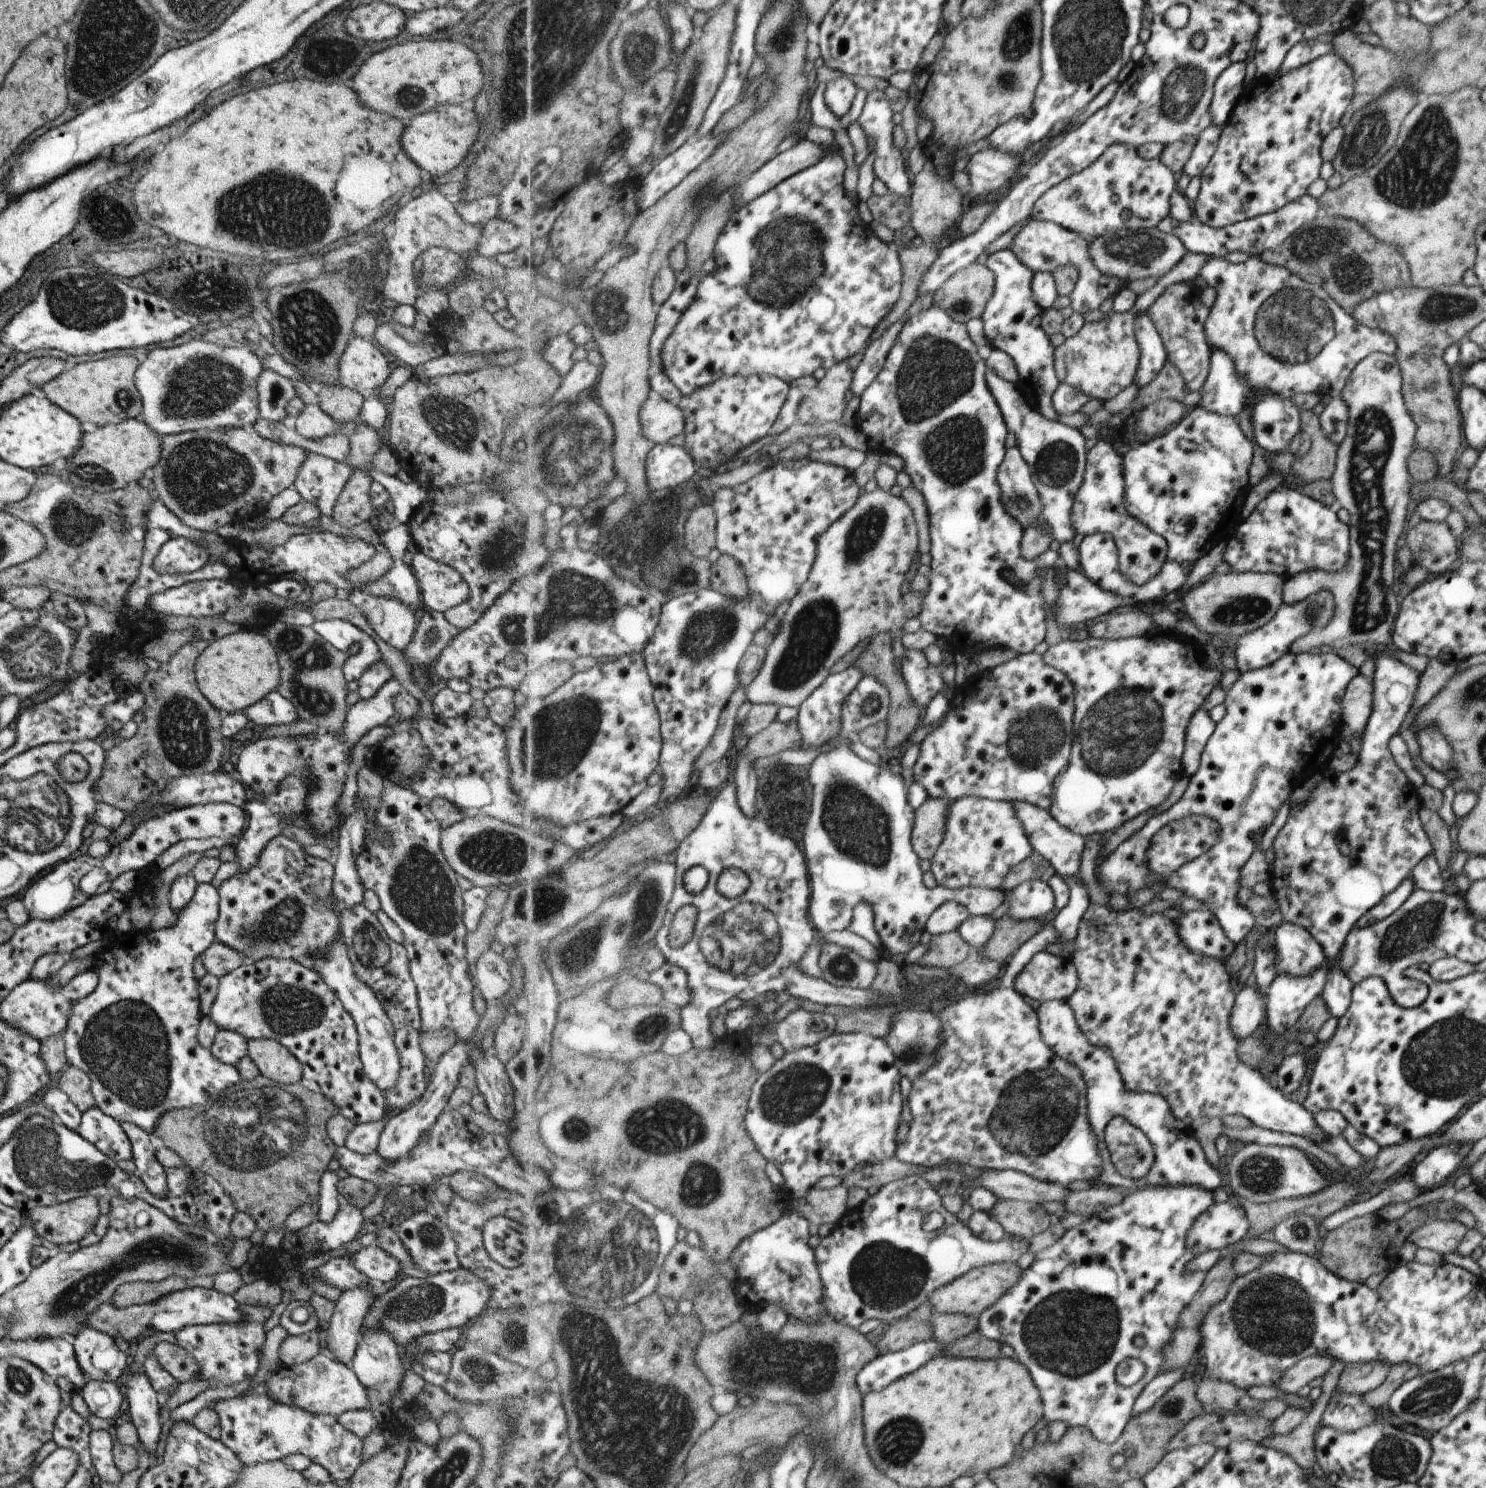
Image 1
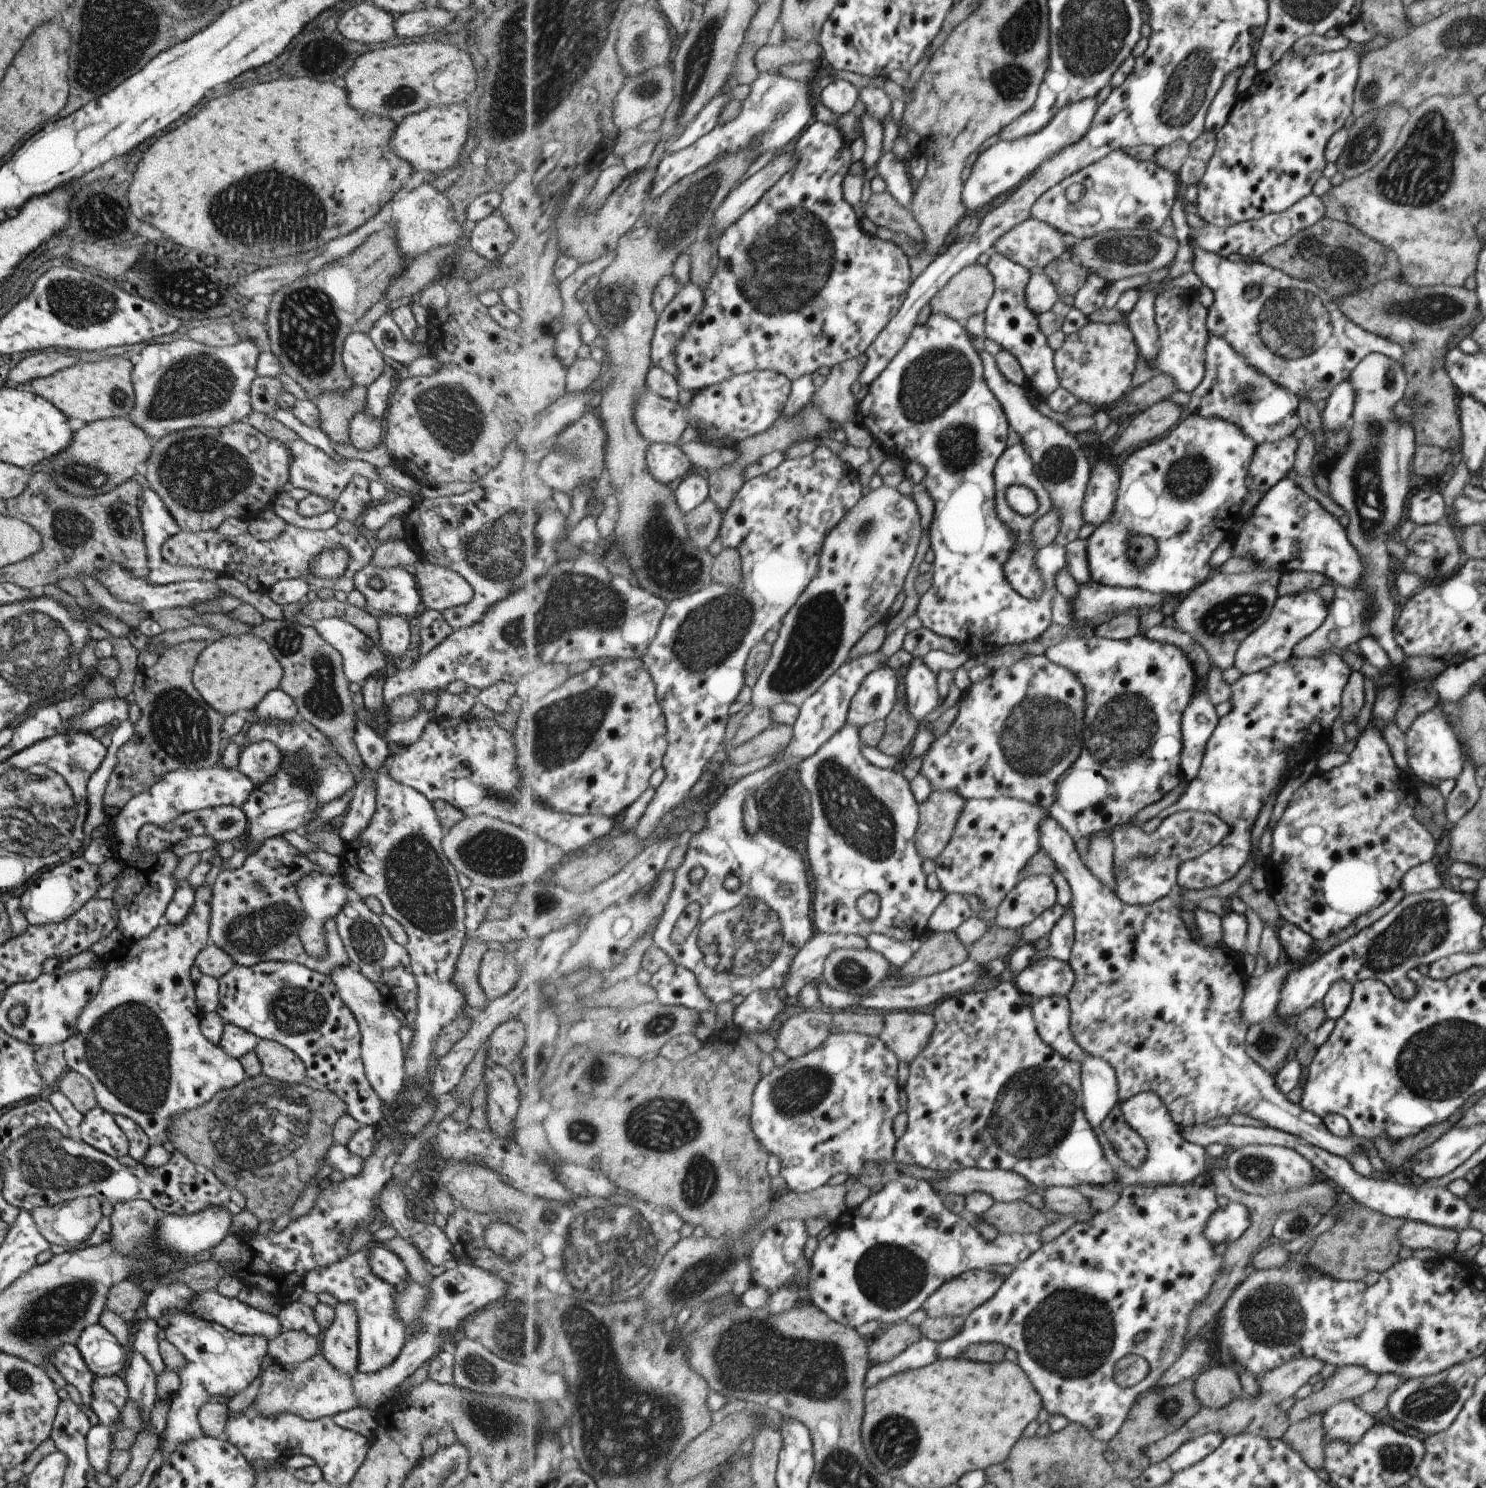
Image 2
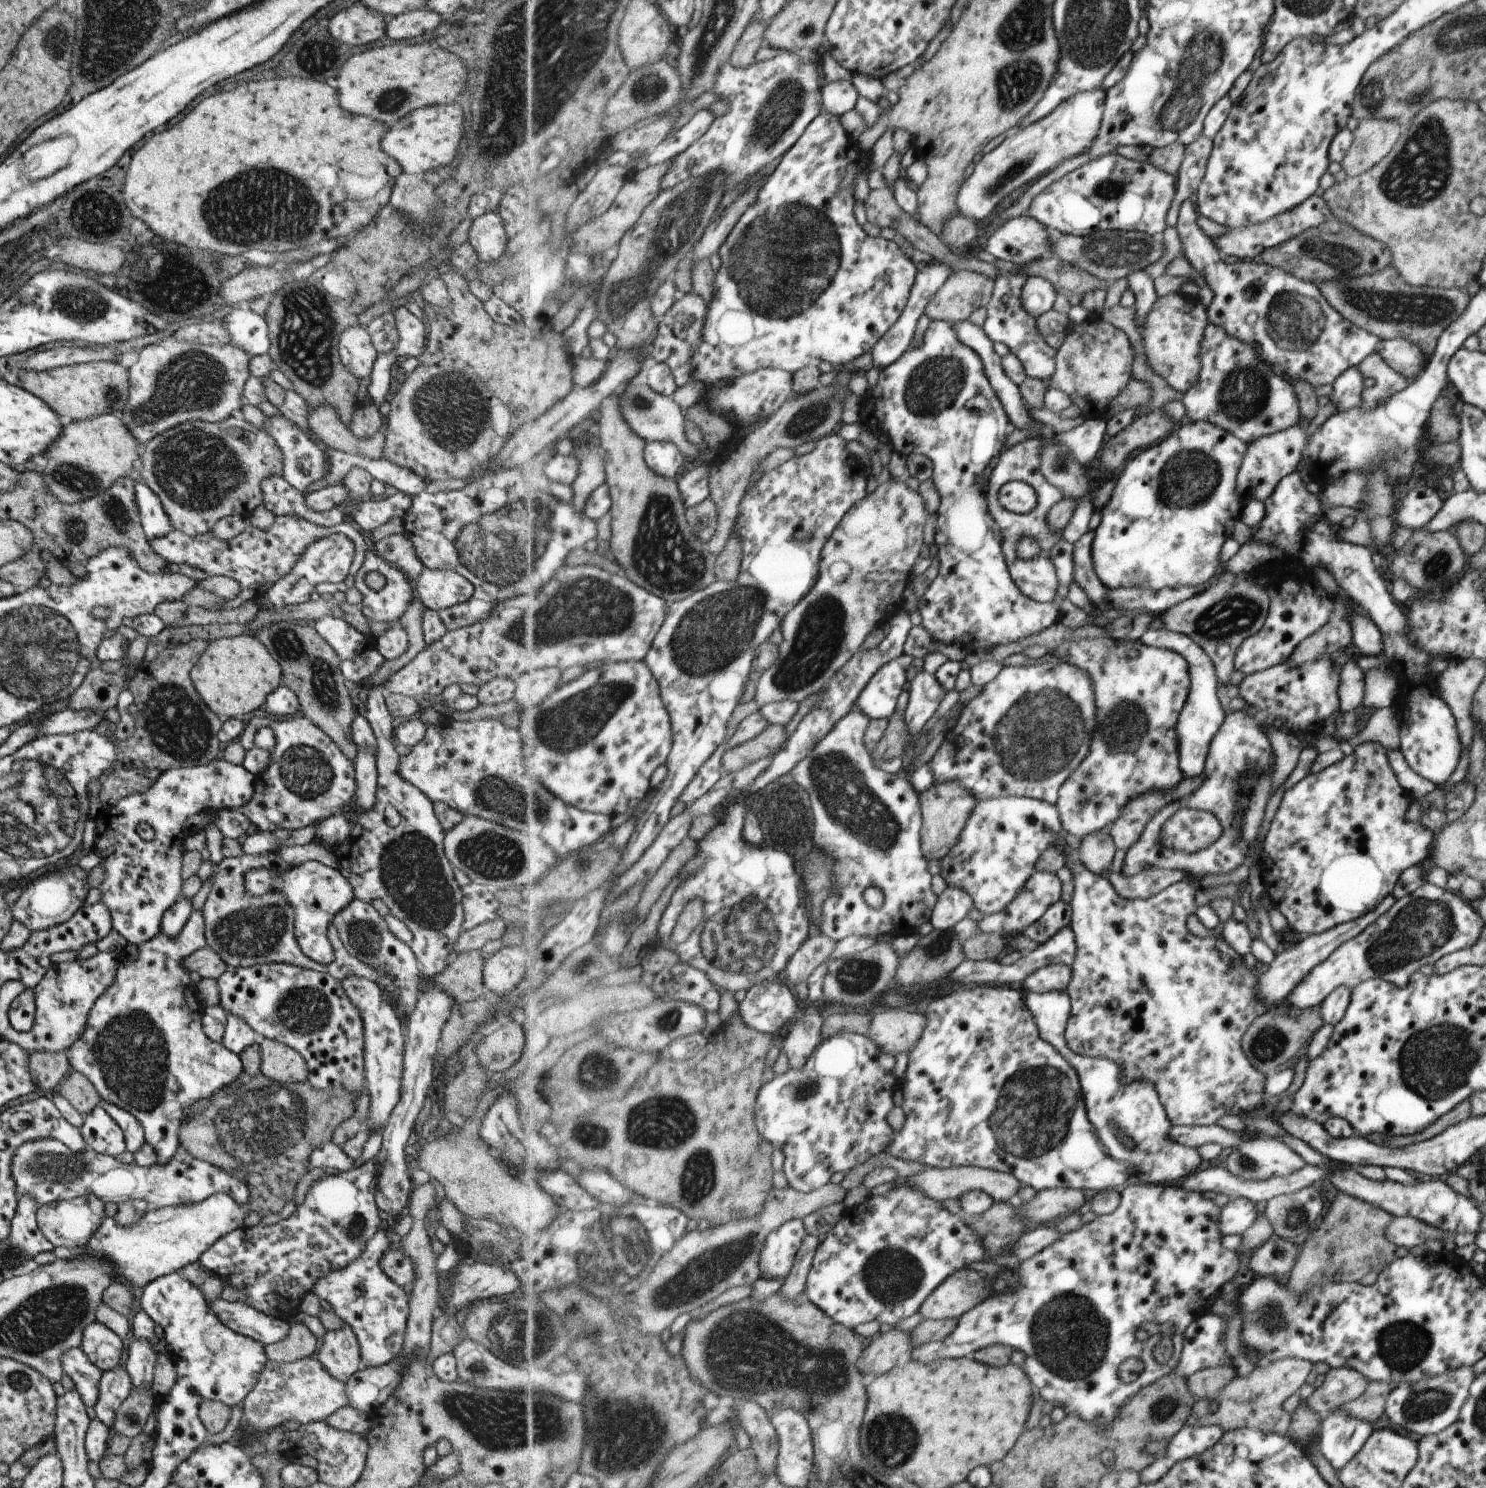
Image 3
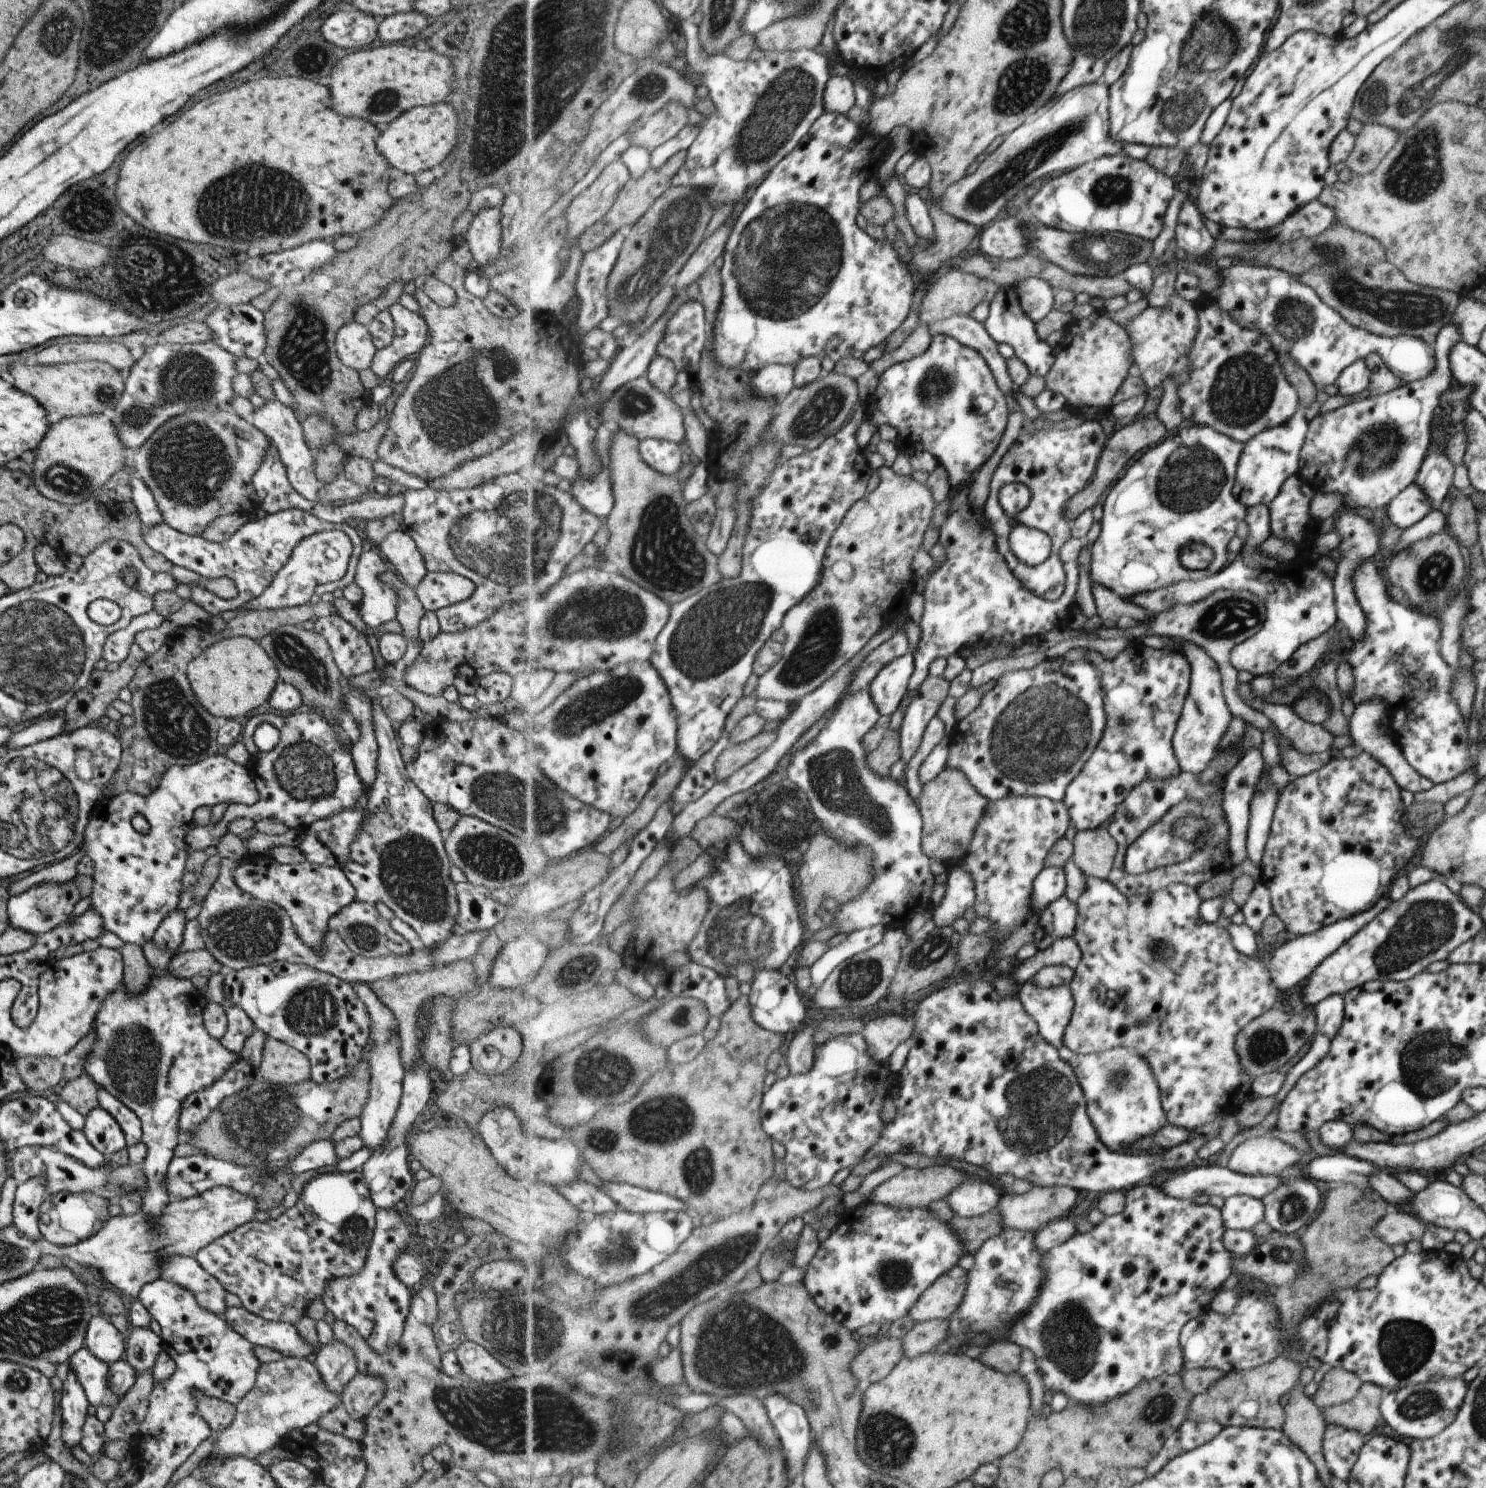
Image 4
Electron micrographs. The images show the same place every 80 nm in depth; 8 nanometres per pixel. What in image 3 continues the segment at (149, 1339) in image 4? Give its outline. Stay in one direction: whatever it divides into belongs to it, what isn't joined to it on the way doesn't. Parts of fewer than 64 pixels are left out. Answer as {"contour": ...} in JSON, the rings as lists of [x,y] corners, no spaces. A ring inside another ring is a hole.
{"contour":[[[134,1339],[127,1345],[127,1360],[124,1371],[128,1374],[132,1389],[149,1391],[153,1380],[153,1364],[157,1353],[150,1343]]]}

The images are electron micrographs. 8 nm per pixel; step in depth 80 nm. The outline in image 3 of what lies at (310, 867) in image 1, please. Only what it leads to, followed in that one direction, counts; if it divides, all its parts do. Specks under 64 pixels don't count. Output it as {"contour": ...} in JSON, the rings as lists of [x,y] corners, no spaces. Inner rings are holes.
{"contour":[[[275,848],[275,851],[255,856],[223,857],[216,866],[214,879],[201,910],[206,946],[211,947],[227,966],[233,968],[250,967],[263,963],[287,963],[328,974],[339,982],[349,976],[382,982],[383,971],[377,972],[374,967],[367,966],[351,956],[341,944],[338,932],[332,924],[326,930],[328,941],[332,946],[331,962],[322,965],[305,956],[294,937],[293,907],[285,900],[285,897],[275,891],[263,895],[253,895],[244,887],[244,874],[250,870],[288,870],[289,864],[284,863],[278,857],[277,850],[278,848]]]}

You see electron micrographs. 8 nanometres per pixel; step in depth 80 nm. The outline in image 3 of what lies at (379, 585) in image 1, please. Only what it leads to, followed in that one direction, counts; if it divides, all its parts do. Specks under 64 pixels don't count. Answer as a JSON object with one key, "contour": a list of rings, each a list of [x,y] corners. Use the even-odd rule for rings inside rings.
{"contour":[[[374,551],[364,554],[362,565],[354,576],[354,586],[361,594],[357,602],[359,608],[369,621],[395,622],[415,598],[408,578],[399,569],[381,560]],[[368,572],[379,572],[384,576],[386,584],[380,591],[373,591],[365,585]]]}

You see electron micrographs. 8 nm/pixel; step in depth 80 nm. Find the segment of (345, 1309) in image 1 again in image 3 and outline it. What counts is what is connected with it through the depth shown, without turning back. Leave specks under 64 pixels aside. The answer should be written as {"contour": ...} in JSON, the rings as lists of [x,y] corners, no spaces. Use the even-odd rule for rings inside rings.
{"contour":[[[341,1320],[338,1329],[326,1331],[315,1357],[333,1378],[346,1382],[360,1366],[359,1347],[348,1322]]]}

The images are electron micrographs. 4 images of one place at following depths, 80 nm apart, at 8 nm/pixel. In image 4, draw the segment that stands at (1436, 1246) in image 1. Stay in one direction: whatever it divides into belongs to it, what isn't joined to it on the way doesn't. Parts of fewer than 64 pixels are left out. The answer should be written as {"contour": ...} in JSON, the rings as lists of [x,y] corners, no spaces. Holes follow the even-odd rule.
{"contour":[[[1390,1209],[1373,1226],[1373,1234],[1390,1248],[1396,1244],[1405,1245],[1410,1240],[1420,1240],[1426,1230],[1426,1224],[1417,1217]]]}

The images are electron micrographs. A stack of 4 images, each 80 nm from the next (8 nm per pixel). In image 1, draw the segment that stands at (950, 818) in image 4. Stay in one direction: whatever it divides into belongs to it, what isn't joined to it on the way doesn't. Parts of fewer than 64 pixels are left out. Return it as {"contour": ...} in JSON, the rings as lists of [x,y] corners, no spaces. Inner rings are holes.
{"contour":[[[929,797],[928,801],[916,810],[912,843],[921,859],[931,861],[936,856],[936,850],[944,841],[949,809],[951,802],[948,799]]]}

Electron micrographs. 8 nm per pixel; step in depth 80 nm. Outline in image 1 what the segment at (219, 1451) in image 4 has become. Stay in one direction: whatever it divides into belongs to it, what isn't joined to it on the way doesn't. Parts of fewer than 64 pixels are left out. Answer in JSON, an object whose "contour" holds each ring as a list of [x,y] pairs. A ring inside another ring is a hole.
{"contour":[[[328,1352],[317,1353],[307,1362],[288,1365],[284,1360],[265,1379],[266,1393],[278,1403],[297,1406],[310,1413],[323,1413],[338,1417],[345,1411],[365,1409],[368,1396],[349,1365],[333,1358]]]}

